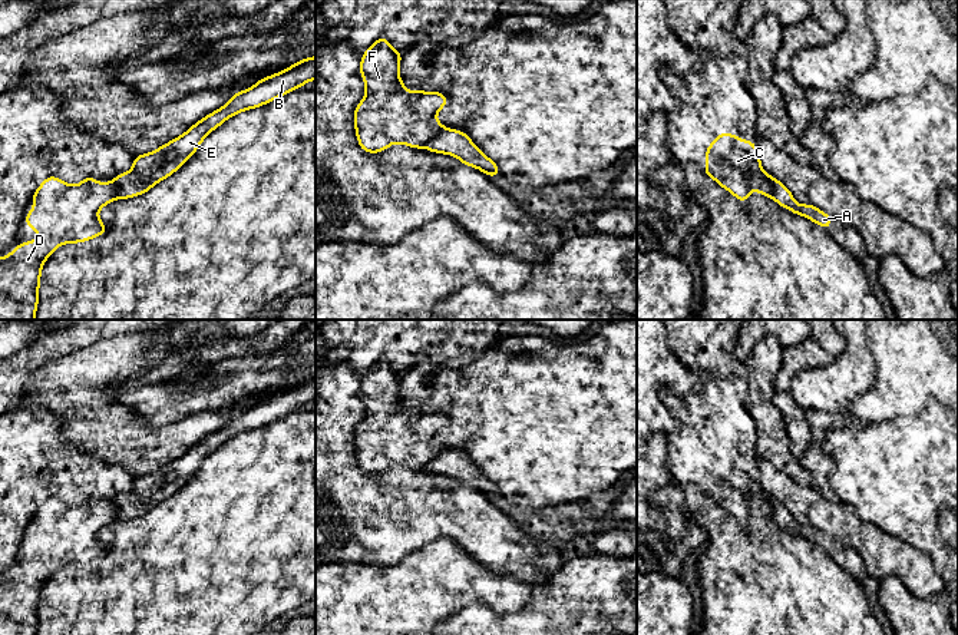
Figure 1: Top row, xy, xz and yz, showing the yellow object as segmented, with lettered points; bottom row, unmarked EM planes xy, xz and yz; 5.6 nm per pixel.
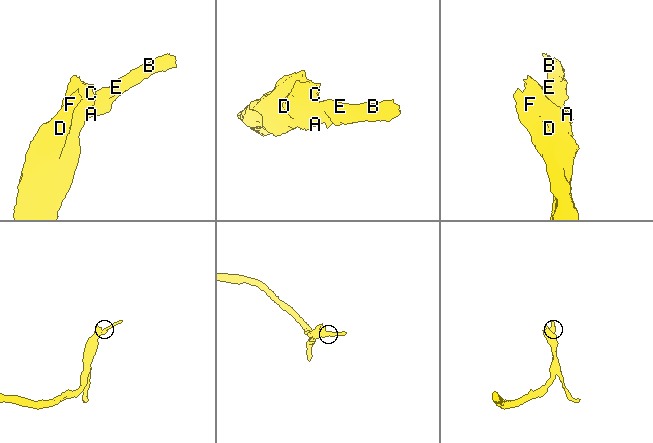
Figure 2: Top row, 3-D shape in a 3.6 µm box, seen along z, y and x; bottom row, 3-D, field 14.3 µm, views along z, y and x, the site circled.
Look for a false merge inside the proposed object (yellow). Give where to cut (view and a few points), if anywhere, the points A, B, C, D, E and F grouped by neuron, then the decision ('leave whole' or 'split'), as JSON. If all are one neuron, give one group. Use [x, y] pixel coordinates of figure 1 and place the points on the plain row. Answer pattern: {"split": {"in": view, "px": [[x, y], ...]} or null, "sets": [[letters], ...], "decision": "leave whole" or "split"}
{"split": {"in": "yz", "px": [[766, 496], [772, 509], [772, 518]]}, "sets": [["A", "B", "E"], ["C", "D", "F"]], "decision": "split"}

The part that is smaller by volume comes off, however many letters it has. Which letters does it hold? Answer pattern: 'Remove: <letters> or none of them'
Remove: A, B, E

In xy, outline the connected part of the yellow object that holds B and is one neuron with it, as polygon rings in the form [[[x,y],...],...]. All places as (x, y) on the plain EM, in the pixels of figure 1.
[[[316,377],[300,381],[277,396],[261,400],[250,410],[235,414],[228,424],[196,443],[184,456],[151,474],[135,477],[132,490],[112,502],[118,509],[116,519],[126,520],[148,513],[178,492],[201,467],[204,459],[228,439],[270,424],[314,400]]]

